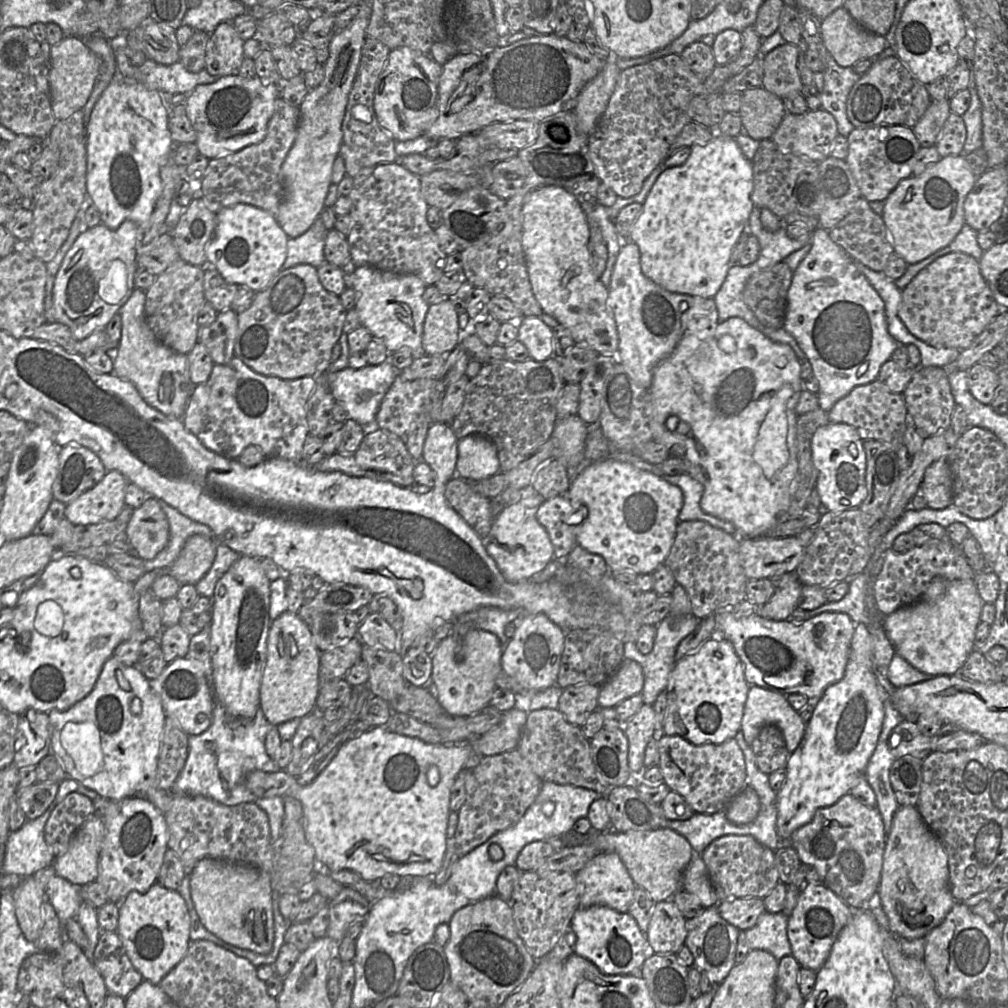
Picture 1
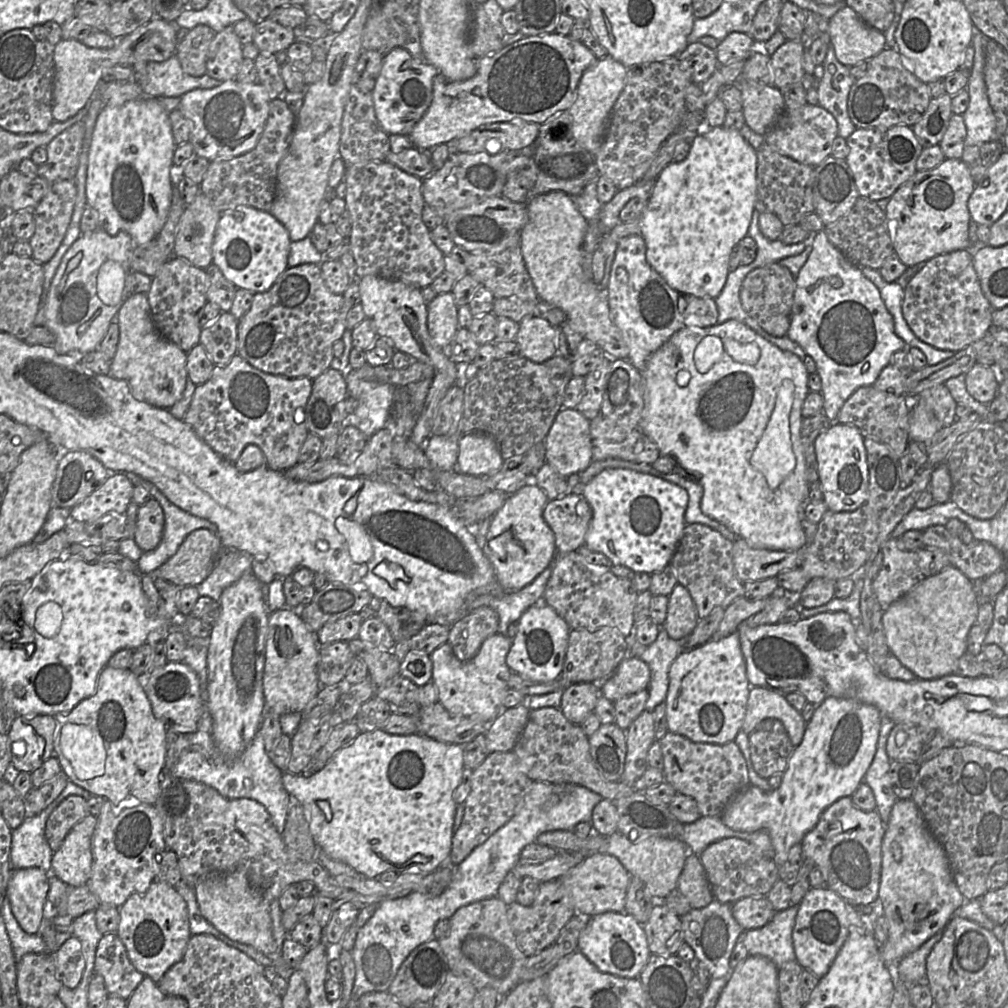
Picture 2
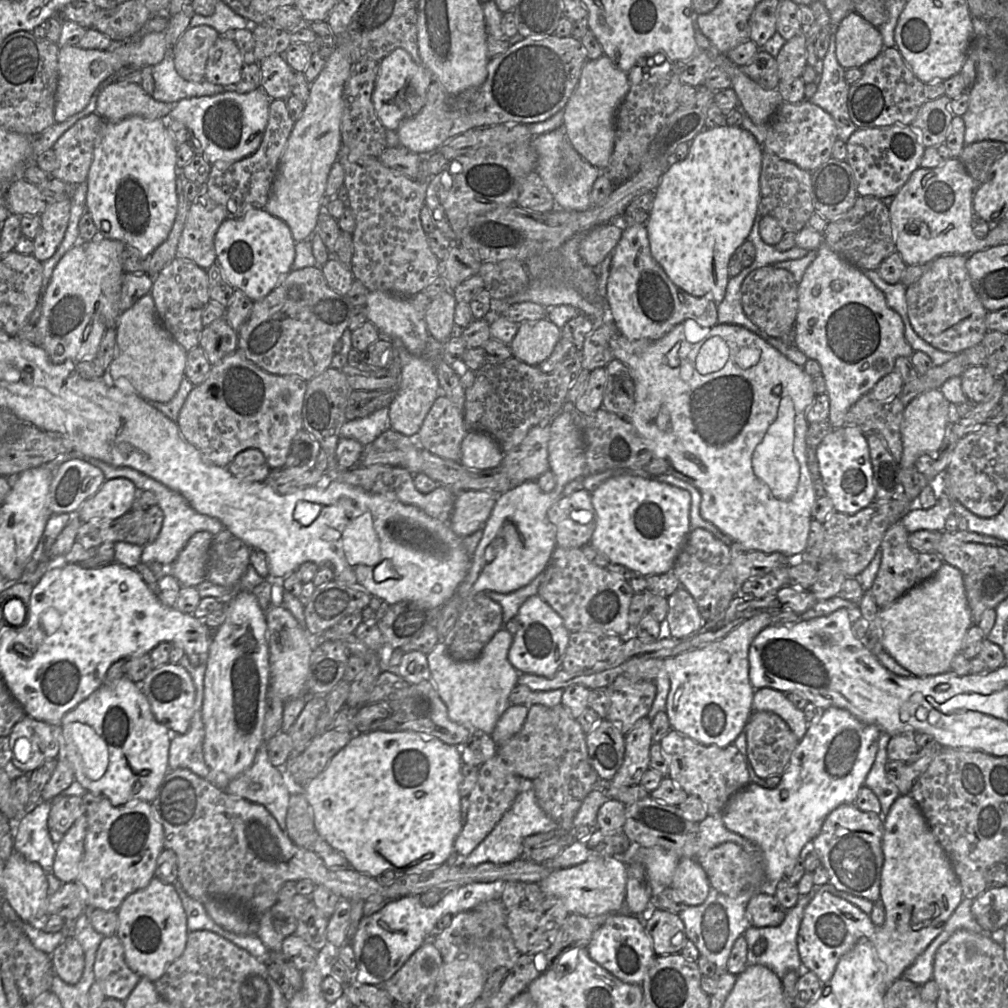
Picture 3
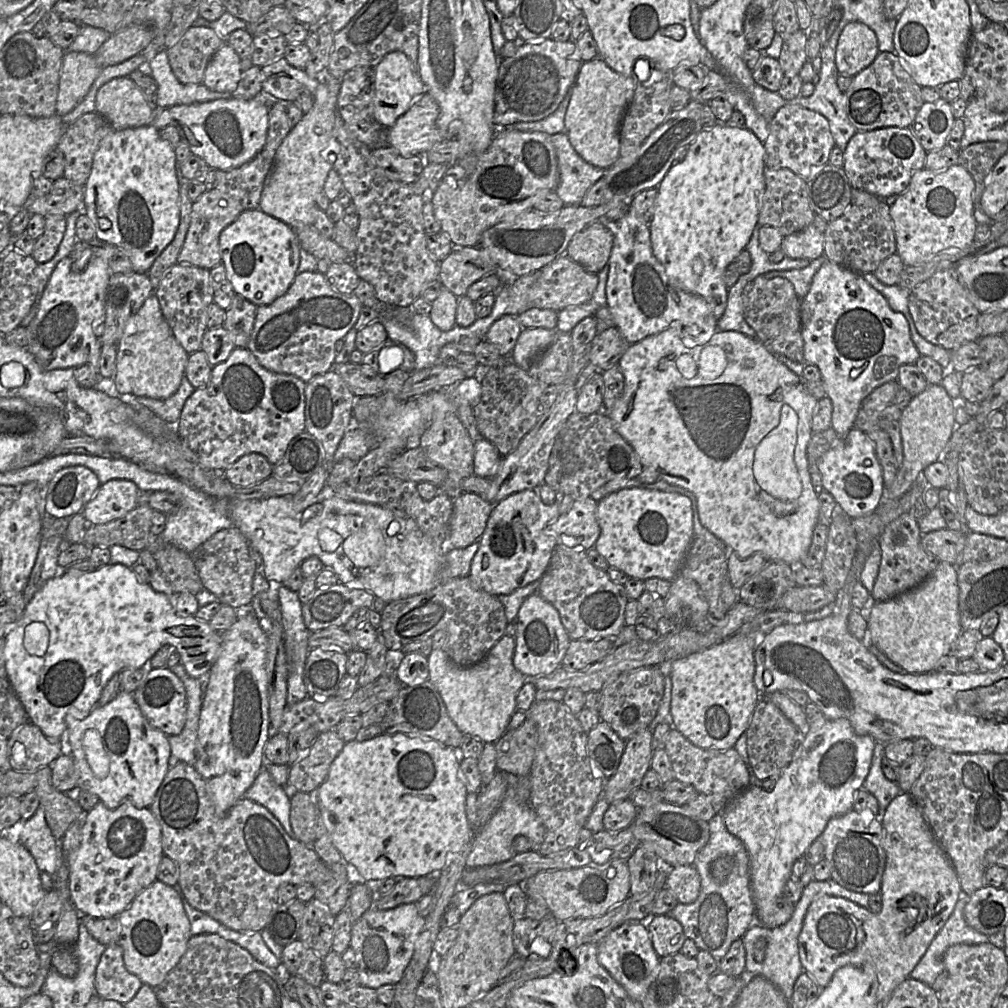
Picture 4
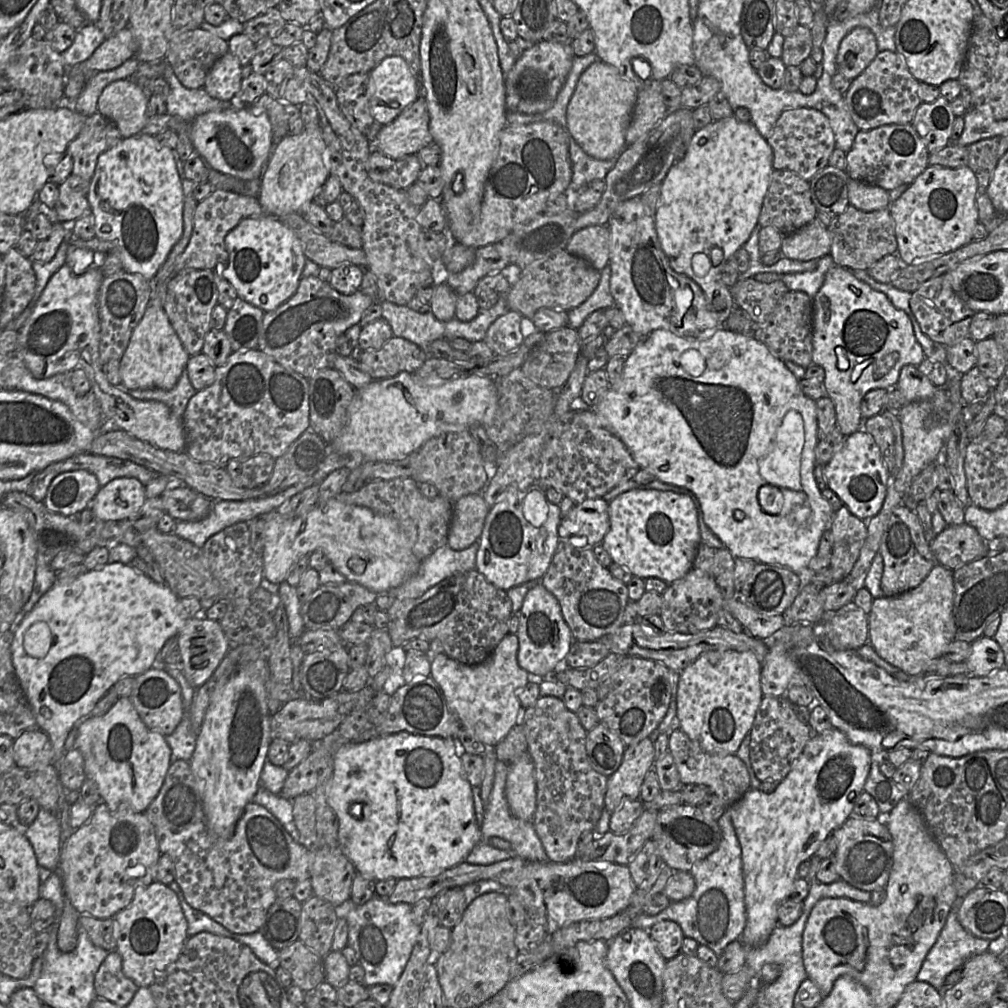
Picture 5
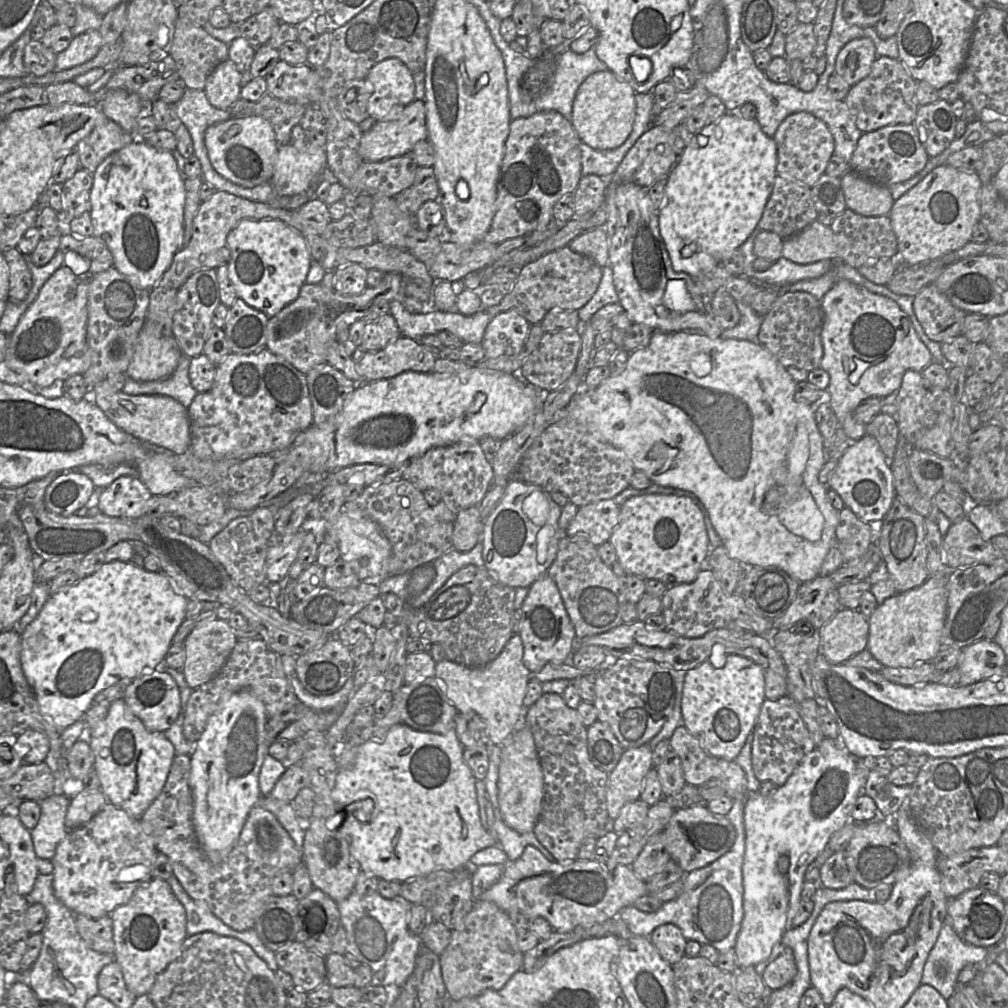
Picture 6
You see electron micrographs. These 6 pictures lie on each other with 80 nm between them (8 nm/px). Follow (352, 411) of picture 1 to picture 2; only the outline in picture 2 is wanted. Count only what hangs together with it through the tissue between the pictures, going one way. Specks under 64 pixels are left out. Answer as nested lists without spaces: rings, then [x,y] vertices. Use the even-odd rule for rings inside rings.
[[[346,329],[341,338],[344,342],[344,352],[338,358],[333,358],[331,368],[342,373],[345,373],[345,381],[347,384],[348,397],[352,397],[357,402],[355,411],[350,414],[343,422],[345,426],[355,426],[358,428],[367,439],[388,425],[391,409],[396,399],[396,389],[391,384],[379,383],[374,381],[366,381],[358,378],[353,370],[349,370],[349,356],[353,349],[352,347],[352,331]]]

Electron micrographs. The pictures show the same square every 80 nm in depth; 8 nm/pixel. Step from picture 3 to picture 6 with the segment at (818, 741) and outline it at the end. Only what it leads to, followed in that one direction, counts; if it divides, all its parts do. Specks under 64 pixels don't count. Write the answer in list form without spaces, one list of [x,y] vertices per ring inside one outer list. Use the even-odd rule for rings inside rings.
[[[825,737],[773,793],[747,794],[742,867],[744,916],[734,947],[738,969],[754,967],[761,975],[784,932],[794,929],[791,921],[799,908],[805,872],[831,835],[851,821],[851,809],[863,792],[870,770],[867,761],[852,756],[840,738]]]

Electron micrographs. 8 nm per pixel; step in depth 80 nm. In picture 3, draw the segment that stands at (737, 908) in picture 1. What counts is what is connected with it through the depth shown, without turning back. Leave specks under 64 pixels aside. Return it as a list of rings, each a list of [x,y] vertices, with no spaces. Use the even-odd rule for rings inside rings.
[[[756,893],[748,902],[746,911],[750,925],[763,927],[779,926],[786,917],[786,910],[772,894]]]

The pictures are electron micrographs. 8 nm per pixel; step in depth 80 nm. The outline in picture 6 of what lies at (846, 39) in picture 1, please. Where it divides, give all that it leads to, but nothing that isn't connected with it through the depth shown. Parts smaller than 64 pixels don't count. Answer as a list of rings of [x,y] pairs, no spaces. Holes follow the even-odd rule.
[[[869,37],[855,38],[844,45],[836,58],[835,73],[853,86],[871,71],[877,59],[874,42]]]

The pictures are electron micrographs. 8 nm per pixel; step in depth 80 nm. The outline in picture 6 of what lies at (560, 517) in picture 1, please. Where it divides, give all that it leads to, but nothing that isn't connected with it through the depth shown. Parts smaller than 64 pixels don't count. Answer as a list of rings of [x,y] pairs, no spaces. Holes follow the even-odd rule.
[[[607,499],[579,507],[563,536],[571,540],[588,541],[595,547],[608,542],[616,527],[620,506]]]

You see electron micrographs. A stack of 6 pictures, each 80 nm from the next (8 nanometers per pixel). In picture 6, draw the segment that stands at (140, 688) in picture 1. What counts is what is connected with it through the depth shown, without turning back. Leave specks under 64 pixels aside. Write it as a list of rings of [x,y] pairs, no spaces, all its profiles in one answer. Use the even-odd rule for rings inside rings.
[[[123,699],[110,705],[105,725],[103,735],[83,737],[95,756],[93,770],[101,782],[101,791],[109,803],[123,809],[130,817],[141,819],[167,781],[175,749],[164,732],[148,730]]]

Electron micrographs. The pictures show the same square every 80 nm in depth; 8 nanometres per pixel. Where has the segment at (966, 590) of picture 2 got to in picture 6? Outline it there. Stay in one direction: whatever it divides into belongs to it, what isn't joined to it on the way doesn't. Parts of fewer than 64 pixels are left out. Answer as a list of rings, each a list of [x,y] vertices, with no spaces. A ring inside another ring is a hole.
[[[931,575],[919,586],[899,592],[878,604],[868,618],[867,647],[885,667],[911,667],[930,661],[941,649],[947,606],[948,575]]]

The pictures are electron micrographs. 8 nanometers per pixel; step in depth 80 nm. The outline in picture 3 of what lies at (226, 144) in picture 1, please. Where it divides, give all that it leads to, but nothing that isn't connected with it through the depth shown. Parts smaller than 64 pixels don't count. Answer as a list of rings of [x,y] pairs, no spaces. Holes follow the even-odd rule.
[[[262,88],[240,94],[225,91],[213,96],[181,99],[171,112],[161,119],[174,119],[188,129],[188,143],[196,155],[211,165],[233,162],[253,154],[262,141],[269,118],[270,97]]]

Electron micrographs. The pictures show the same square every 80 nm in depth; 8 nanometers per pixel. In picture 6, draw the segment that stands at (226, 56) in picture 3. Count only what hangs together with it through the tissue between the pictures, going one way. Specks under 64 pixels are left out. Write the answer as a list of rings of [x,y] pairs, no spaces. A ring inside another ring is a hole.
[[[233,61],[219,63],[206,79],[204,91],[208,101],[221,110],[230,109],[240,98],[242,73]]]

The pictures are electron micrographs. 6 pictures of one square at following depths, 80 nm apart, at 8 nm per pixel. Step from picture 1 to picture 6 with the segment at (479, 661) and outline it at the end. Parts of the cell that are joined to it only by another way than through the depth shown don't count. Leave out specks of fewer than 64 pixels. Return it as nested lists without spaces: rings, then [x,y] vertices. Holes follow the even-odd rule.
[[[513,634],[501,653],[481,667],[466,667],[447,659],[435,665],[436,679],[444,688],[447,701],[458,713],[477,713],[486,723],[489,739],[494,745],[502,745],[516,730],[519,716],[527,709],[523,705],[532,673],[523,663],[523,643],[519,634]]]

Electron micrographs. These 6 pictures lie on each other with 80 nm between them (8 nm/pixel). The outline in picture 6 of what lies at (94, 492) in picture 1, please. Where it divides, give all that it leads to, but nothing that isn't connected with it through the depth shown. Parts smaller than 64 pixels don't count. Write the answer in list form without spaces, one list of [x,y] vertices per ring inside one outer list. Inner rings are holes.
[[[120,476],[103,489],[97,507],[109,517],[139,518],[153,495],[138,476]]]

